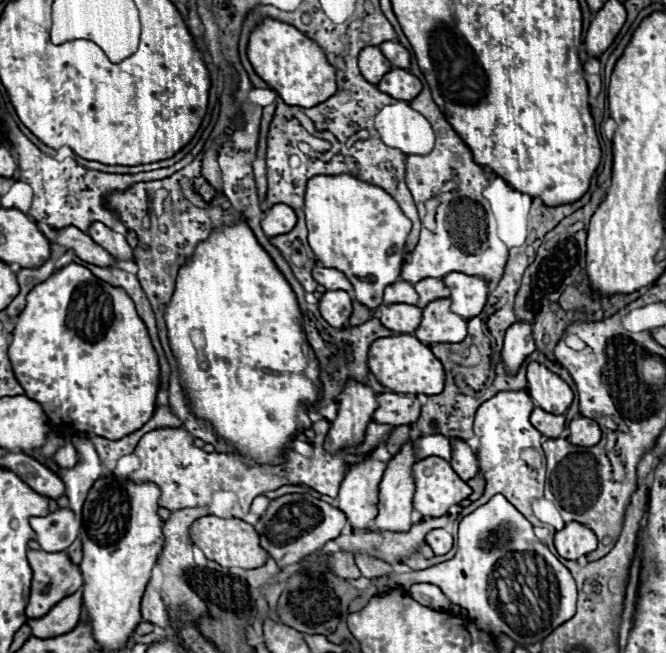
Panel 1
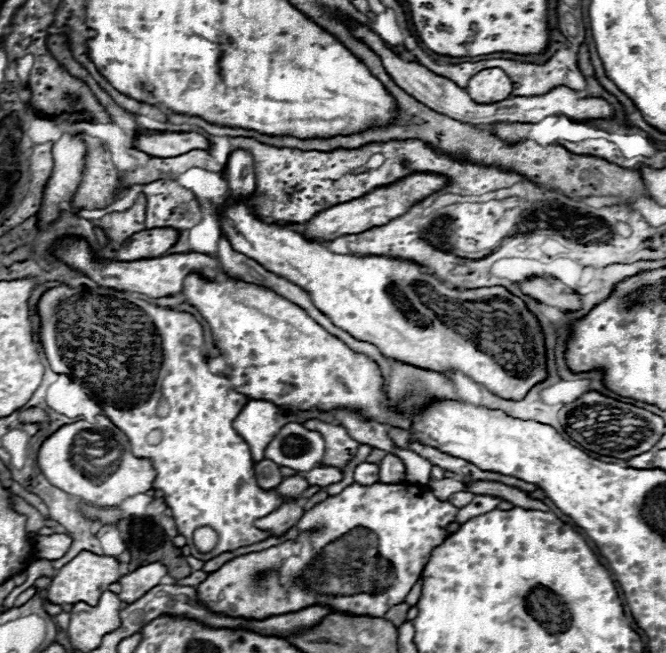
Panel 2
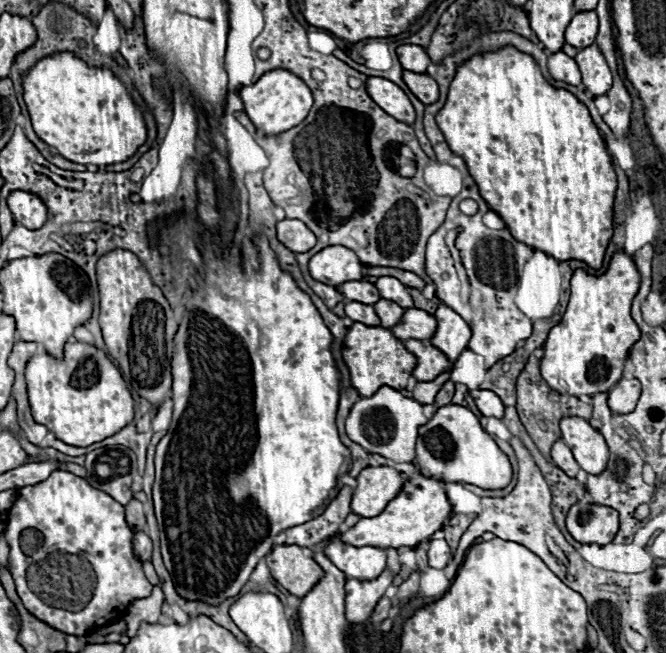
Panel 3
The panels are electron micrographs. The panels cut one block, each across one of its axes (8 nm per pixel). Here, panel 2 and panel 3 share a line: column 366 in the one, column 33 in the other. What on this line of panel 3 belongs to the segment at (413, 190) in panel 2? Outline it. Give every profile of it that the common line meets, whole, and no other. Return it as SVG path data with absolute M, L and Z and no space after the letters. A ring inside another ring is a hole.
M24 190L10 192L8 208L12 210L16 222L20 222L22 226L26 226L30 230L40 228L48 218L48 210L46 210L44 202L32 192L24 192Z

